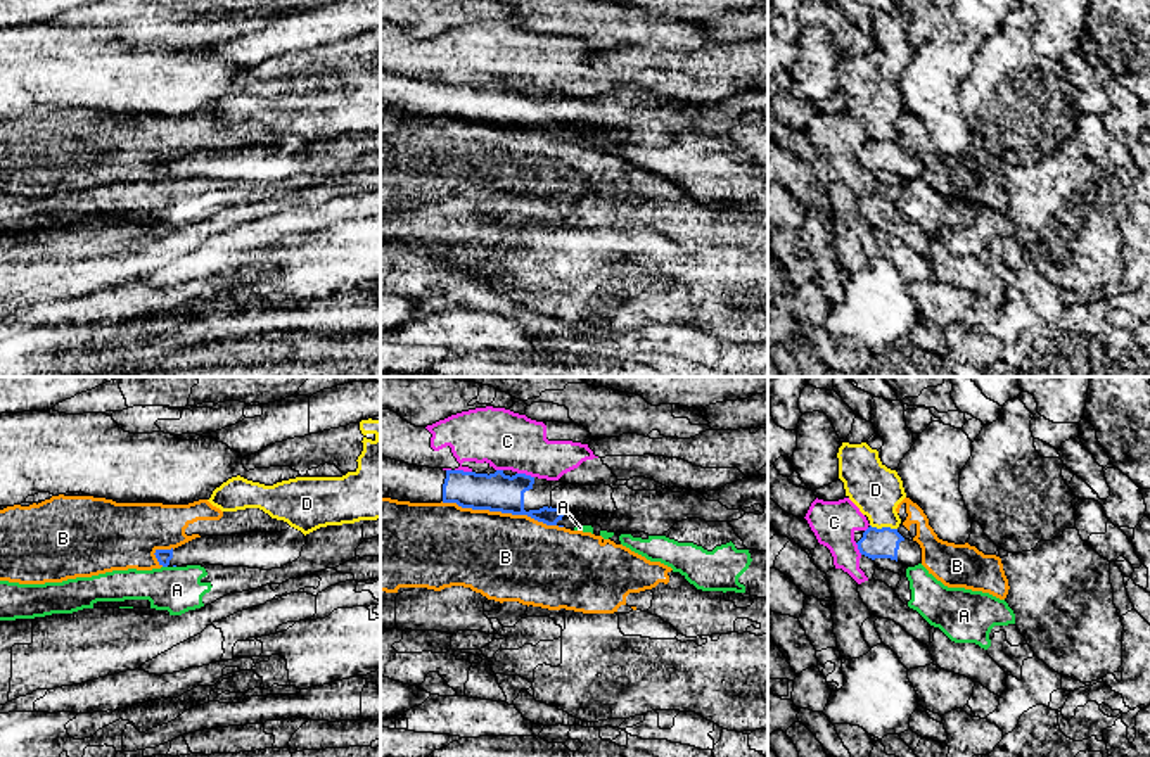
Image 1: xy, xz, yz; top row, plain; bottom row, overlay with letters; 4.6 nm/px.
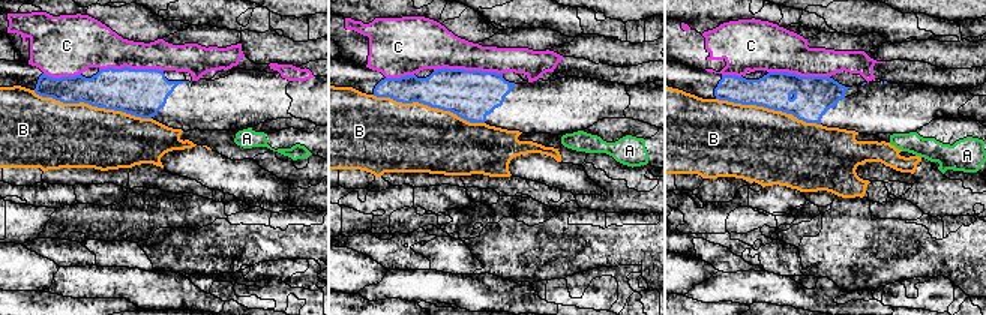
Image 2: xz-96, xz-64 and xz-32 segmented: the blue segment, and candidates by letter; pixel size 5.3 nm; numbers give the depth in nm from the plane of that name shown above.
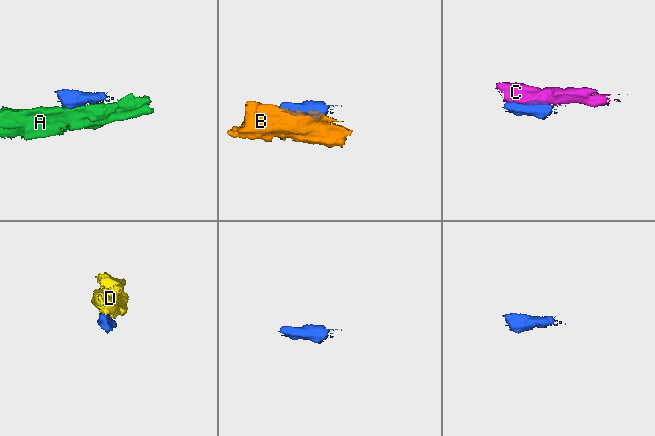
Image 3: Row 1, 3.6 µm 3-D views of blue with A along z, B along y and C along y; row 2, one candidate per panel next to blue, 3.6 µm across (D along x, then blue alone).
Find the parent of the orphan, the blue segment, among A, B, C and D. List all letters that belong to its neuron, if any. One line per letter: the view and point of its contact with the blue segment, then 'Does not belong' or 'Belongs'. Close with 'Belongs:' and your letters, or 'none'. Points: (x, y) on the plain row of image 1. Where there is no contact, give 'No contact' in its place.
A: Touches blue at xy (165, 178). Does not belong
B: Touches blue at xz (502, 125). Does not belong
C: Touches blue at xz (462, 83). Does not belong
D: Touches blue at yz (884, 140). Does not belong
Belongs: none

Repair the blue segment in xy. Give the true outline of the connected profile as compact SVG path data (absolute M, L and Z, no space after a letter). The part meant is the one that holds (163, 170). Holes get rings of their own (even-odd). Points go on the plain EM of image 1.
M289 140L280 145L195 150L175 162L156 162L154 168L163 180L209 176L272 183L296 175L304 157L304 147Z

